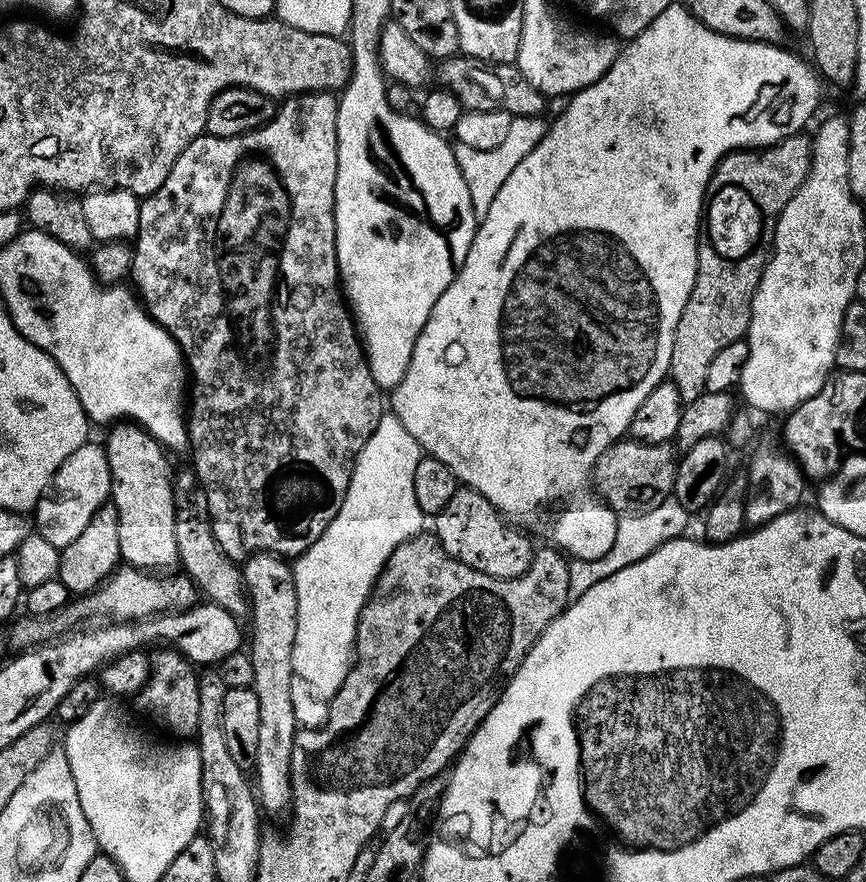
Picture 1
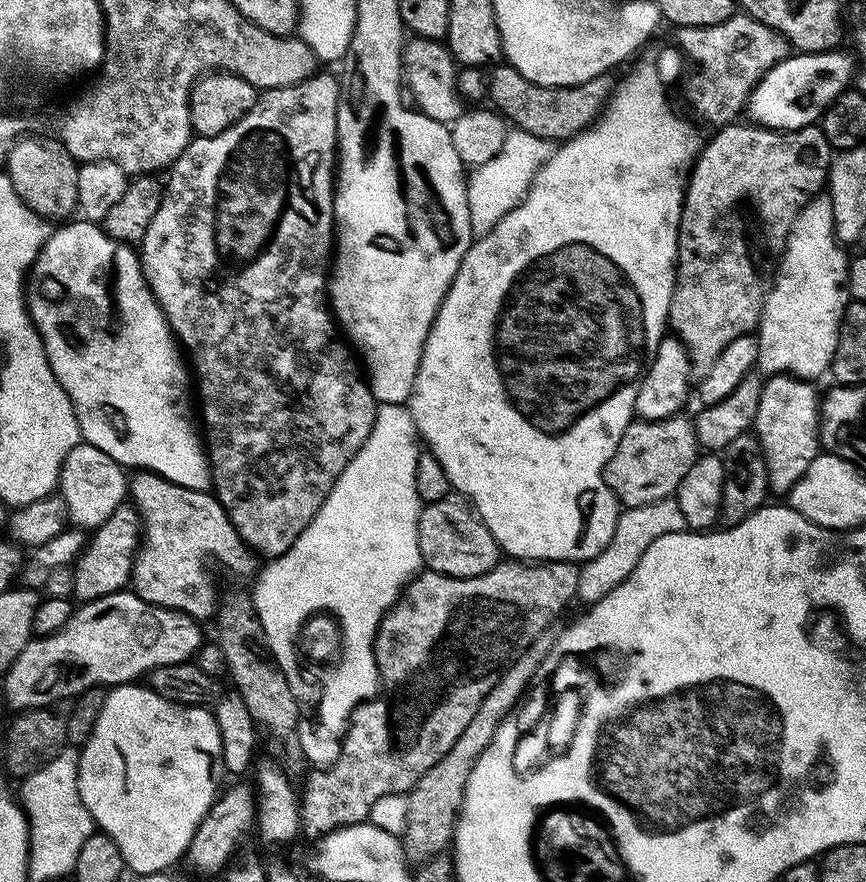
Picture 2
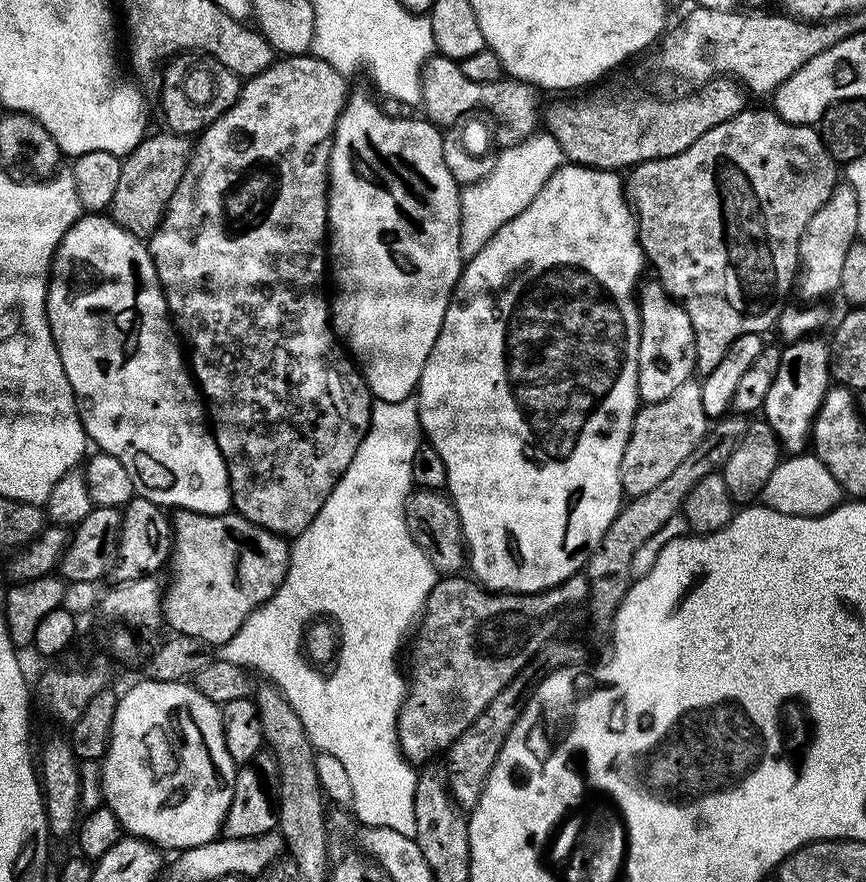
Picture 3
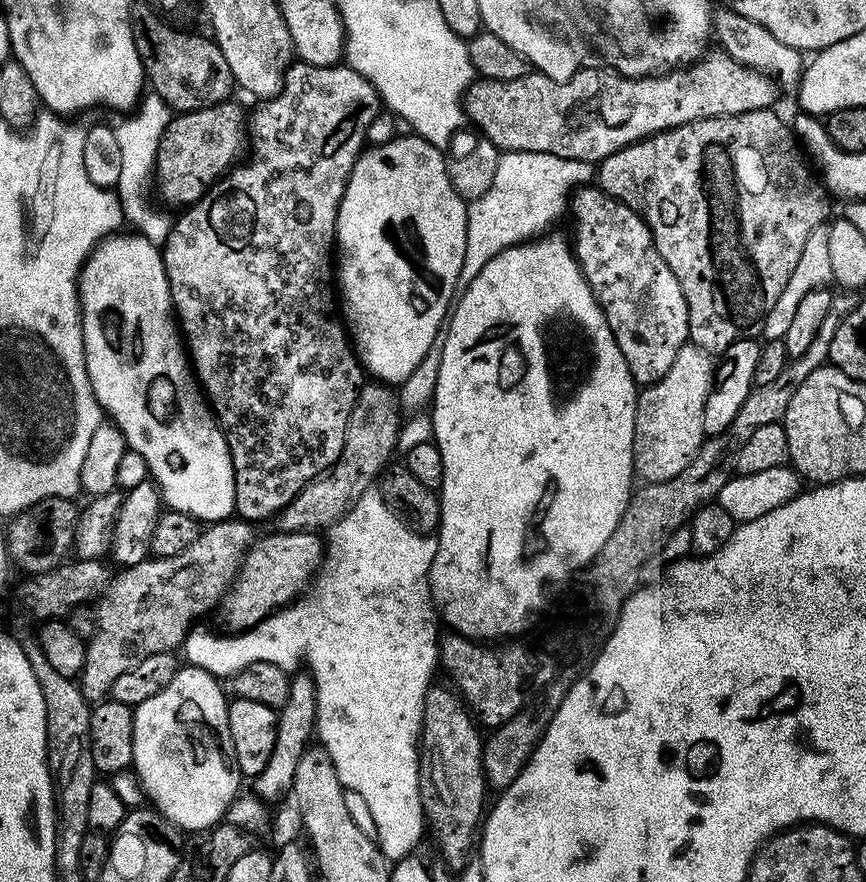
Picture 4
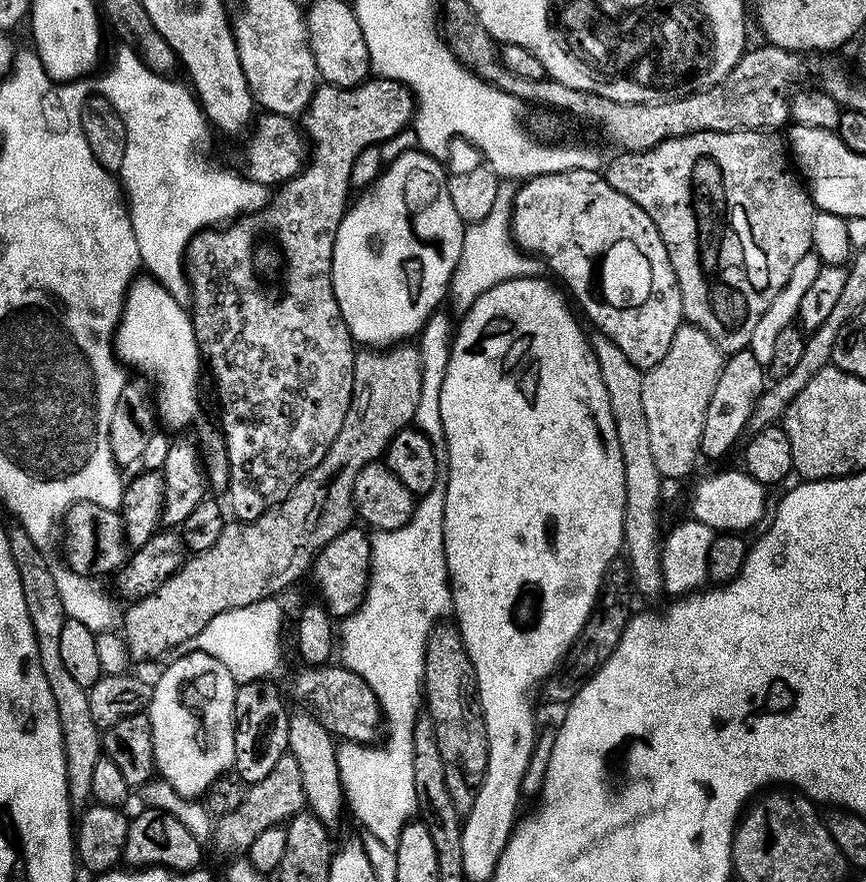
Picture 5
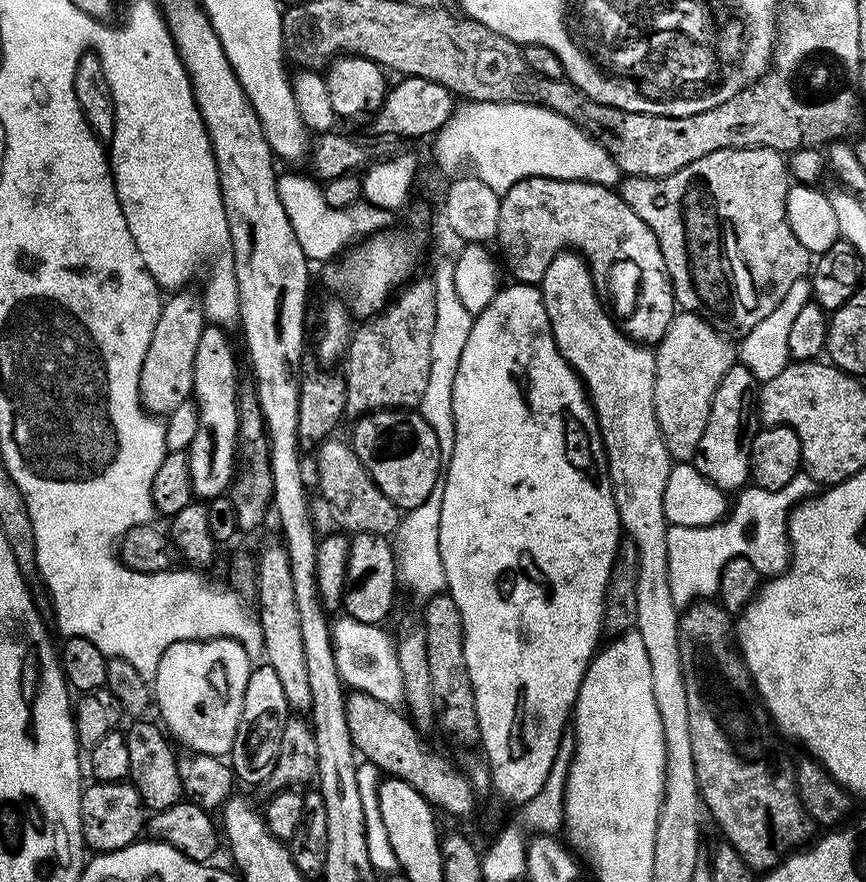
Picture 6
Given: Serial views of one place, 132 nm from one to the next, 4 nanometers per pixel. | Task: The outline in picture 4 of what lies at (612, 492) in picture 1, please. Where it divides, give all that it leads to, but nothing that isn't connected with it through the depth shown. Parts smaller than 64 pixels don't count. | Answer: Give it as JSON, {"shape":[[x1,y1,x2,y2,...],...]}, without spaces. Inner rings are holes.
{"shape":[[691,342,678,350,670,370,658,378,656,384,639,389,636,398,634,422,634,446,632,466,641,481,664,483,681,474,699,452,706,437,702,426,702,410,706,410,706,398,714,379,713,353,702,350]]}

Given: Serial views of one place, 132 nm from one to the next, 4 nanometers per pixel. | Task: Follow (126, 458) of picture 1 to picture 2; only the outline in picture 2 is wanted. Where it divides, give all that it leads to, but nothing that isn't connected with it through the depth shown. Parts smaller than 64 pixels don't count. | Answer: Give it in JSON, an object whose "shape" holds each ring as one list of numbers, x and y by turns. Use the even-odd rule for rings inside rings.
{"shape":[[136,470,131,473,128,492,142,525,140,548,132,567,131,591,148,604,184,612,201,622,211,621,218,612,218,596,216,600,216,584,208,560,217,560,236,576,251,577,258,568,256,553,242,542,226,510,222,510,211,491,195,492,162,478,157,472]]}

